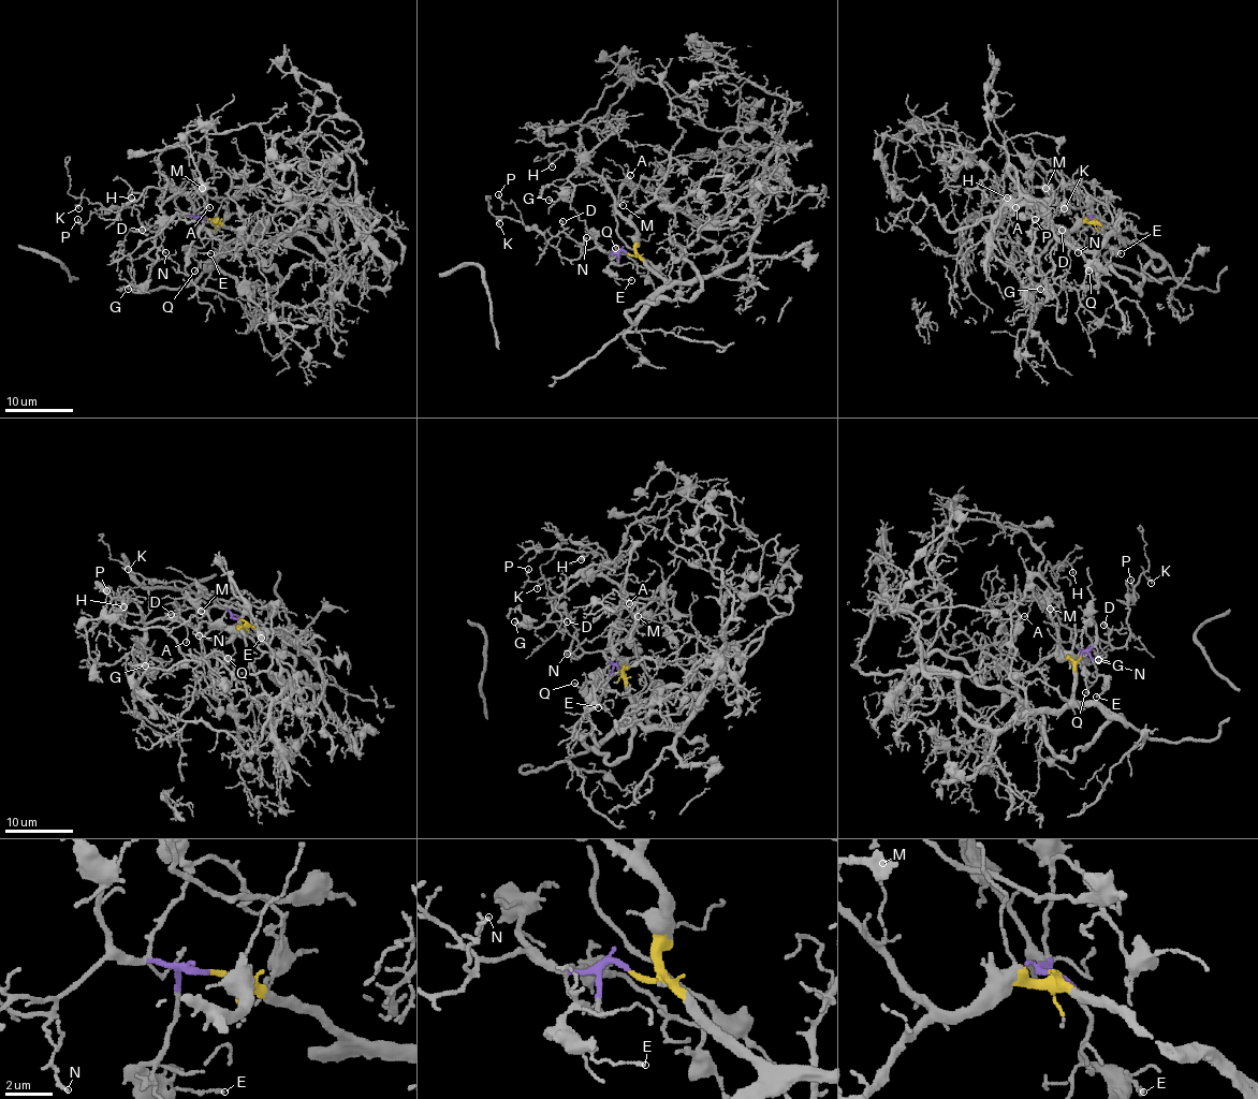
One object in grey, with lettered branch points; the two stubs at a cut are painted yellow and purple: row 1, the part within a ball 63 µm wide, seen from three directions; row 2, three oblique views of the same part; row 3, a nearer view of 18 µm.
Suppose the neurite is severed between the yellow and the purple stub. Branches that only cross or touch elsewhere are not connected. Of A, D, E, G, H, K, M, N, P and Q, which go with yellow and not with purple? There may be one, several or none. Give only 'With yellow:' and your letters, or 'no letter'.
With yellow: A, G, H, M

